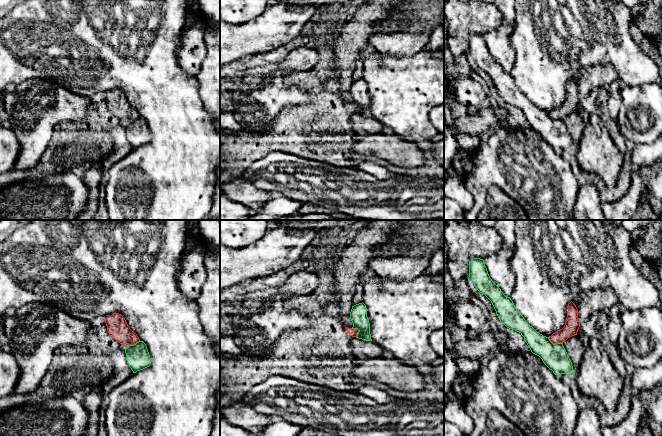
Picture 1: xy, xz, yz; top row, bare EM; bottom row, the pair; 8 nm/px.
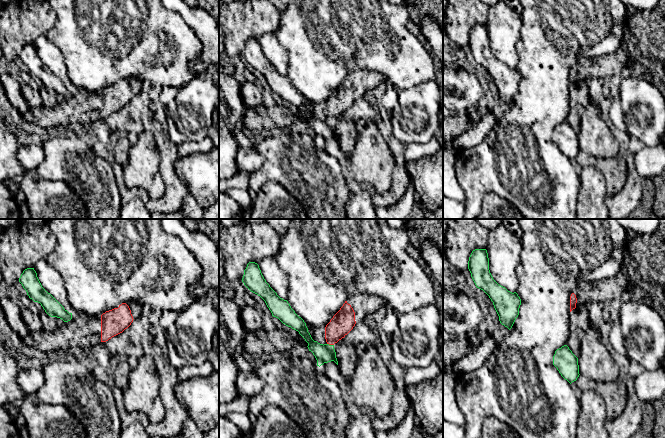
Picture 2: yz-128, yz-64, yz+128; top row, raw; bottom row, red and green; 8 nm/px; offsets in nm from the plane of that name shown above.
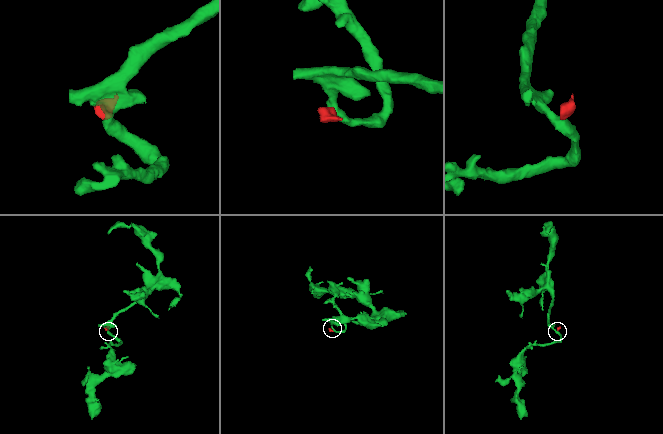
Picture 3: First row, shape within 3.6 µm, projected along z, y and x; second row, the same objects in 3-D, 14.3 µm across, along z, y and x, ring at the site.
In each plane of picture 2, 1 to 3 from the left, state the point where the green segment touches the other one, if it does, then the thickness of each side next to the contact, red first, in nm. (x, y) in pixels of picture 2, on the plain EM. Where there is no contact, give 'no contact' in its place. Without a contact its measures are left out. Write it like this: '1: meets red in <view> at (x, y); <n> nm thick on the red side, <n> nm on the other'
1: no contact
2: meets red in yz-64 at (330, 120); 180 nm thick on the red side, 150 nm on the other
3: no contact

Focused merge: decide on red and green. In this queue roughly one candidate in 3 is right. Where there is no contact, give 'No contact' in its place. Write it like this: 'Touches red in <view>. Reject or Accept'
Touches red in yz. Reject

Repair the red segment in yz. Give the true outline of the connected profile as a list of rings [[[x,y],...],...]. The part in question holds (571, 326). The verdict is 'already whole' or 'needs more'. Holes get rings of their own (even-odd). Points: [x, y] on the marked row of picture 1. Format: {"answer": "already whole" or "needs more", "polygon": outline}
{"answer": "needs more", "polygon": [[[612,289],[581,291],[567,306],[564,327],[549,336],[550,341],[553,344],[563,344],[568,338],[577,335],[580,325],[585,323],[593,313],[610,309],[614,304],[618,304],[618,299]]]}

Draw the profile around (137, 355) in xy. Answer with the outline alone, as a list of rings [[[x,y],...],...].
[[[143,341],[124,347],[127,363],[133,373],[143,370],[151,365],[151,358],[147,346]]]

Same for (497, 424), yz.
[[[491,410],[487,416],[485,429],[480,436],[526,436],[517,424],[508,420],[498,410]]]

